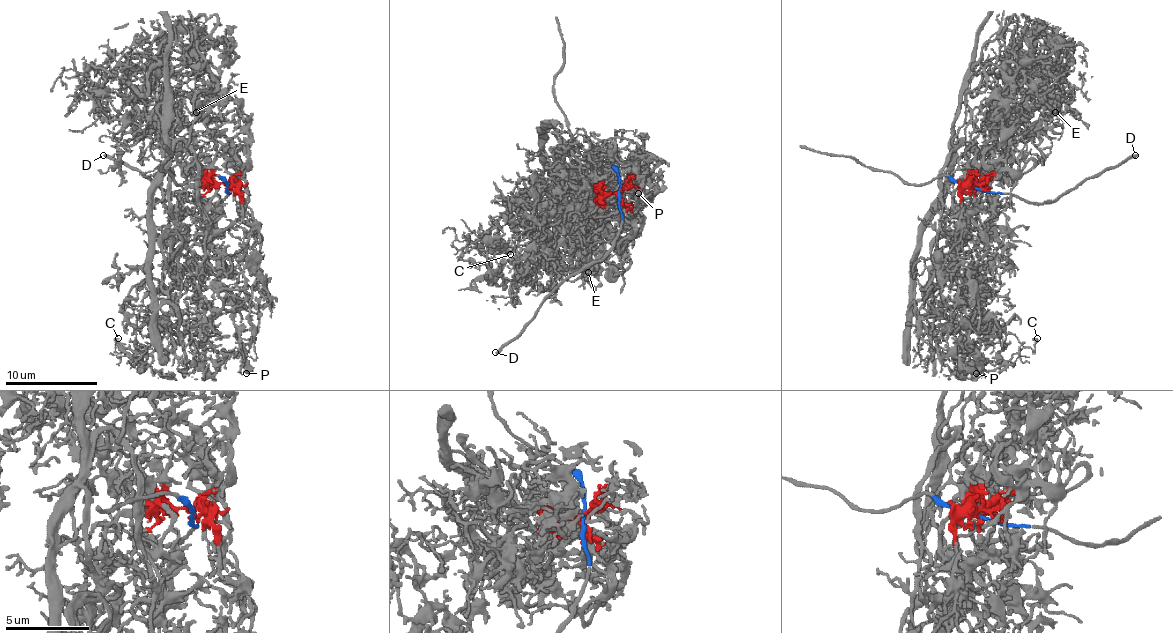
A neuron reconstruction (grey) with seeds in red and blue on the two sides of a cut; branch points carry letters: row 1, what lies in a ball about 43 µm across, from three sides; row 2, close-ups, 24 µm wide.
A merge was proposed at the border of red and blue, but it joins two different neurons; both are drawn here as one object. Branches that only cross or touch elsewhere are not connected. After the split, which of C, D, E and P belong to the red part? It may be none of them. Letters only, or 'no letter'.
C, E, P

